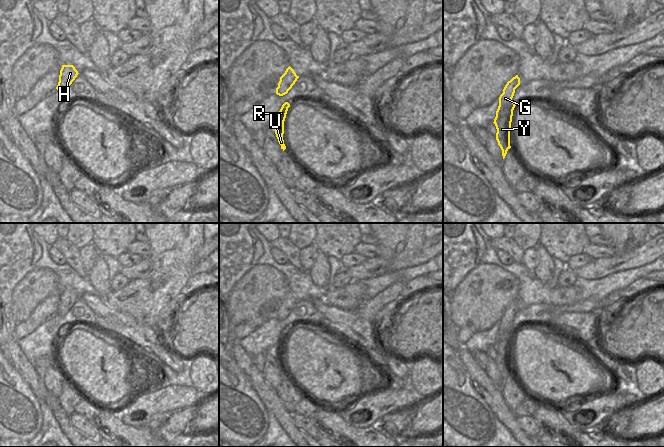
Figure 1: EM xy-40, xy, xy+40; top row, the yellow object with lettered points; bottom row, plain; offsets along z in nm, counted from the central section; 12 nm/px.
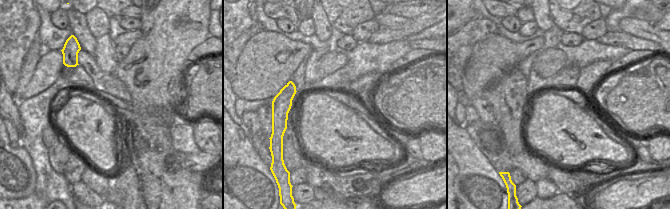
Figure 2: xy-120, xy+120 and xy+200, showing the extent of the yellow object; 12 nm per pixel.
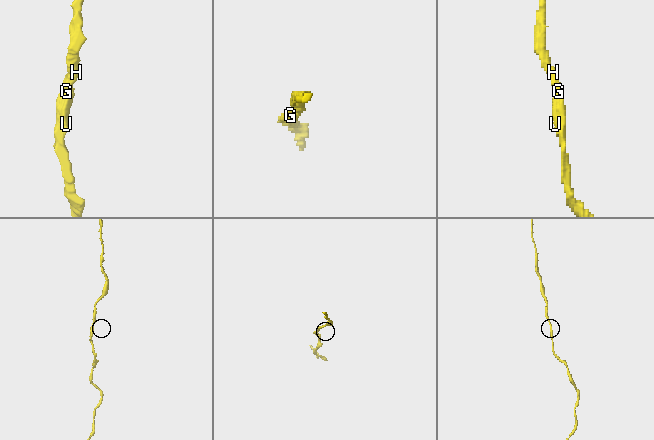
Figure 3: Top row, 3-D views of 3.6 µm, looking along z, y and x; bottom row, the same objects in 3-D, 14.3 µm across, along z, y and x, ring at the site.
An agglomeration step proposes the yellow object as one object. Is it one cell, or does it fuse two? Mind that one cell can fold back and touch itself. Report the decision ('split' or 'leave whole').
leave whole

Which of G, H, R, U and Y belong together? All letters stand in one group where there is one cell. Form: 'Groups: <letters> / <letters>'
Groups: G H R U Y.

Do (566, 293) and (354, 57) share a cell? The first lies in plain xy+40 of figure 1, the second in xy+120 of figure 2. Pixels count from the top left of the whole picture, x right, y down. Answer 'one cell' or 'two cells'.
two cells

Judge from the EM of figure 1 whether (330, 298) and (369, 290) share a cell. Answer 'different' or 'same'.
different

